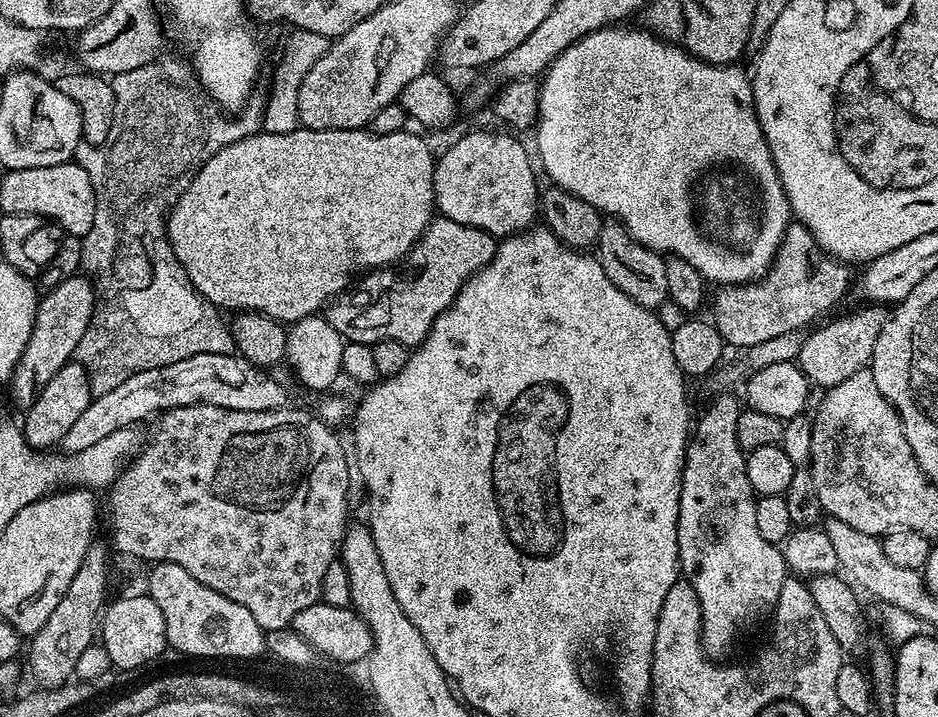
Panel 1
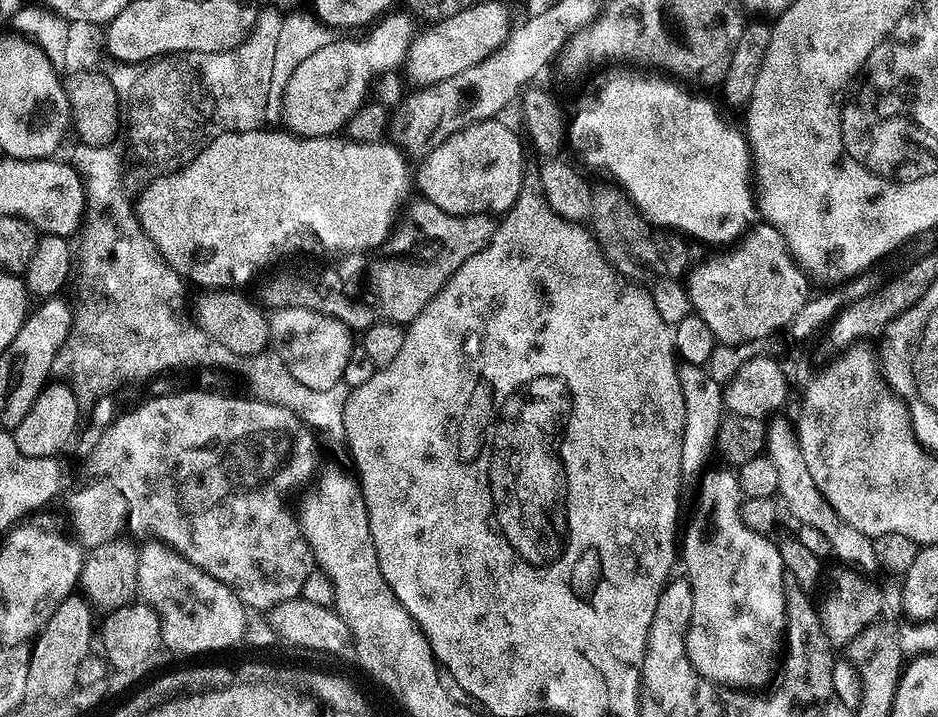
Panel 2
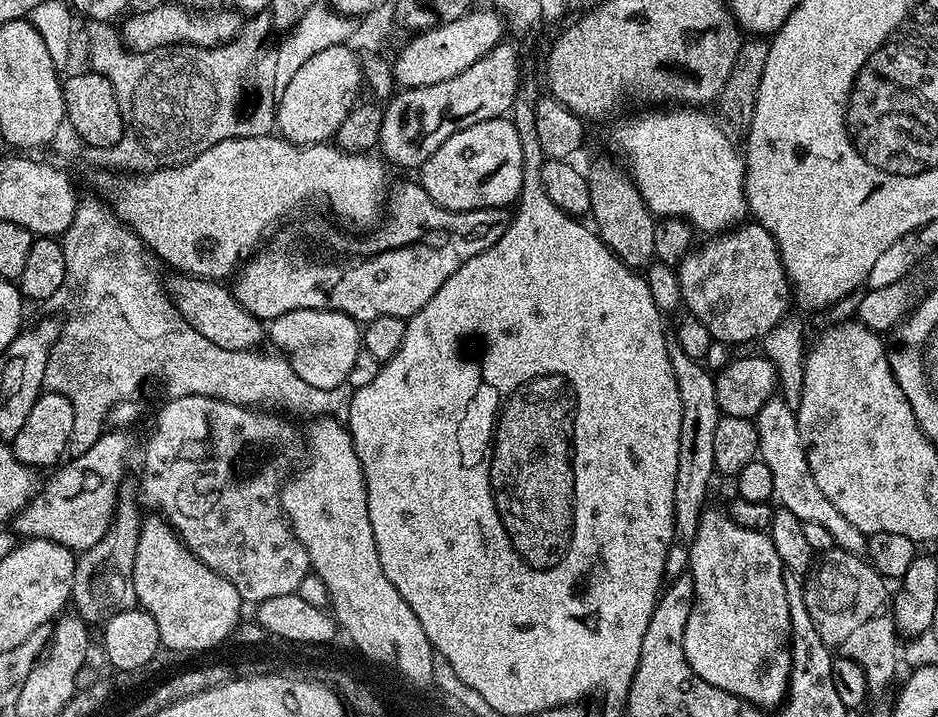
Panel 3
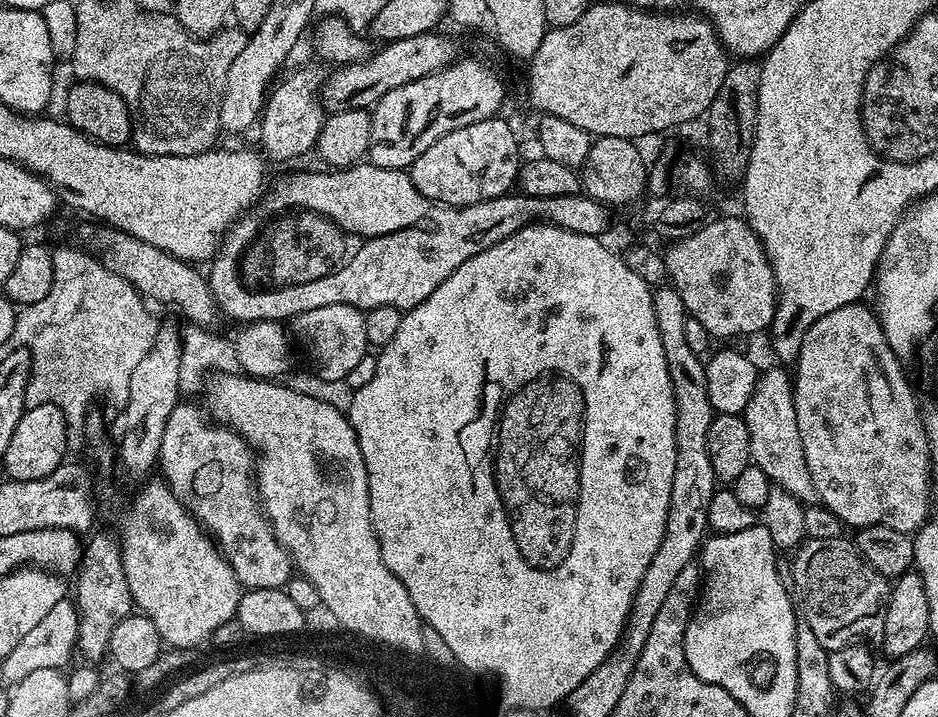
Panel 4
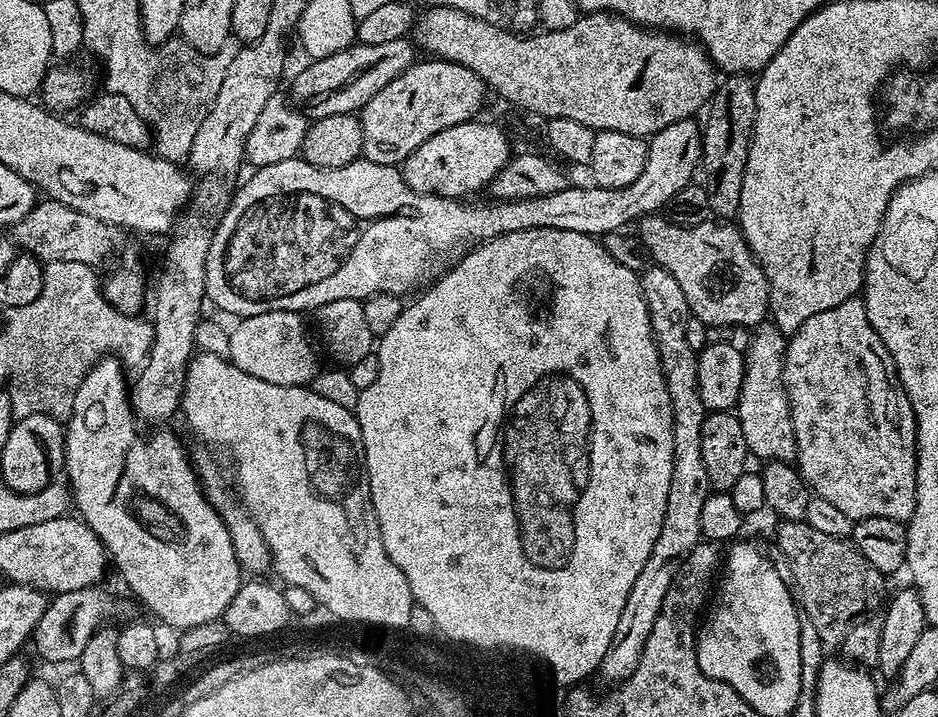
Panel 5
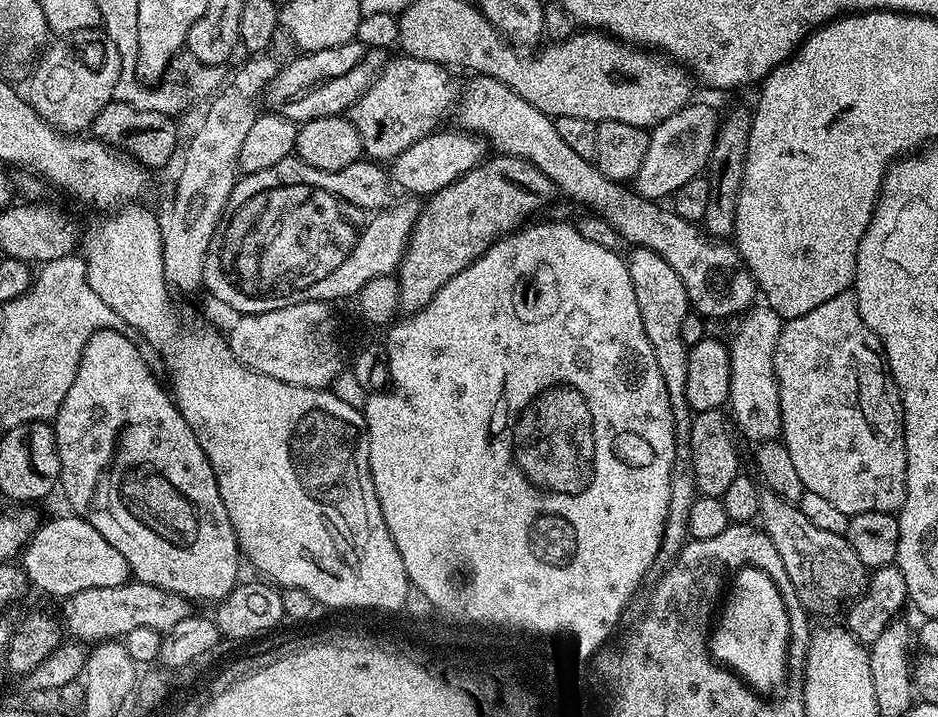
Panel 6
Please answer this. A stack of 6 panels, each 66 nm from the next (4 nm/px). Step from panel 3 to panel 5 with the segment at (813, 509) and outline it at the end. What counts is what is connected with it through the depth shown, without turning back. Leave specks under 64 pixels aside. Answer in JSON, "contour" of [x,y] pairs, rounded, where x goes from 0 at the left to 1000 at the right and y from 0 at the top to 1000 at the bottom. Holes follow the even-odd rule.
{"contour":[[[816,449],[801,464],[802,476],[793,491],[793,526],[787,550],[783,577],[791,594],[795,622],[810,644],[849,640],[849,612],[844,593],[844,573],[840,565],[840,547],[836,543],[837,464],[830,463],[826,452]]]}

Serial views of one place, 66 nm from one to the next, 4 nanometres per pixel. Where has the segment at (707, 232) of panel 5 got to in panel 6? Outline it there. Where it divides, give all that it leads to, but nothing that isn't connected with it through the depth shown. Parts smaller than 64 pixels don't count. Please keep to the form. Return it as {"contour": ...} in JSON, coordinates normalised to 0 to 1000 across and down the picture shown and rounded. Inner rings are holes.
{"contour":[[[504,105],[500,112],[503,113],[496,123],[494,119],[488,134],[489,177],[518,198],[526,213],[551,218],[578,237],[598,275],[607,273],[612,283],[624,285],[624,291],[638,298],[671,342],[692,346],[710,360],[710,365],[719,371],[723,388],[727,388],[727,399],[731,399],[737,434],[768,446],[771,441],[788,442],[807,423],[806,389],[779,339],[756,329],[739,308],[723,304],[723,298],[711,289],[703,290],[706,287],[700,280],[691,279],[673,261],[646,248],[635,236],[634,227],[616,220],[616,215],[603,204],[595,188],[590,163],[565,148],[565,142],[548,131],[544,120],[521,106]]]}

